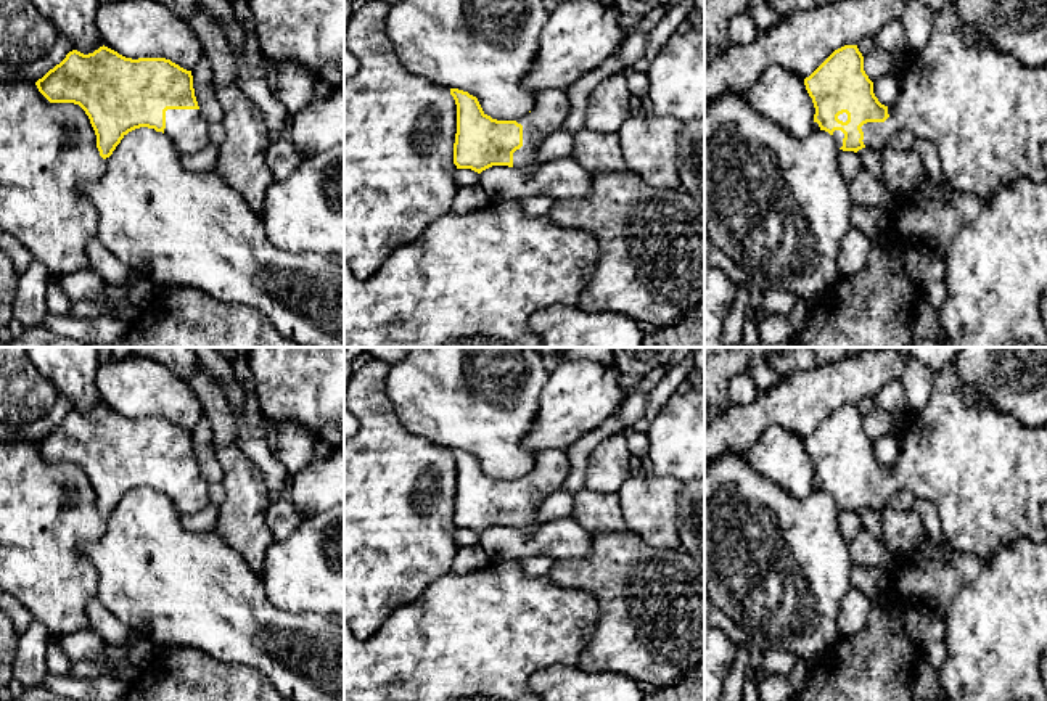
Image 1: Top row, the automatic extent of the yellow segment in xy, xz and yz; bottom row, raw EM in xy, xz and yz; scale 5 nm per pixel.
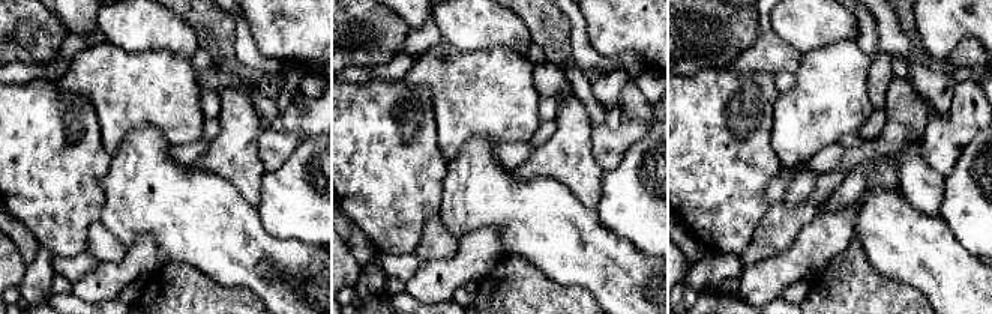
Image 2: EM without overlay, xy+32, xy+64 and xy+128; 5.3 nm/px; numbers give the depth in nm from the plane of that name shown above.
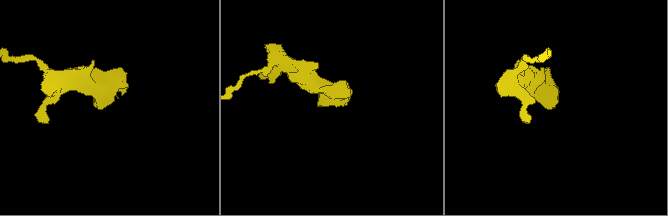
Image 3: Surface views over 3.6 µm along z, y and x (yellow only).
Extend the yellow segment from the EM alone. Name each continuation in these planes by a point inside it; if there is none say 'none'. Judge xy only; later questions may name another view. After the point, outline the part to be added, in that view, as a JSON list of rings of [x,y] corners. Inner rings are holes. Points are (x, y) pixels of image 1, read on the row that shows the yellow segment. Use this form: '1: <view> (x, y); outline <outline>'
1: xy (187, 129); outline [[[167,109],[164,133],[179,153],[195,153],[211,143],[209,124],[199,109]]]

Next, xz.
1: xz (550, 108); outline [[[545,88],[536,95],[531,111],[518,117],[523,125],[523,146],[513,153],[513,167],[532,174],[540,166],[536,161],[542,141],[561,130],[569,117],[569,103],[561,88]]]

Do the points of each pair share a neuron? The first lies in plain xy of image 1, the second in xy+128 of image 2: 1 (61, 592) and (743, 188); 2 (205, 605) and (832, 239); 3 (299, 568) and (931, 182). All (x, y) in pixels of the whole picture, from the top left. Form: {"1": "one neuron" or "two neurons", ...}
{"1": "one neuron", "2": "two neurons", "3": "two neurons"}

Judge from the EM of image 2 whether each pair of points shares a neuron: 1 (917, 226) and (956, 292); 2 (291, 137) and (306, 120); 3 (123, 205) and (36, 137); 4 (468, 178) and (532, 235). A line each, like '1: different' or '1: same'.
1: same
2: different
3: different
4: same

